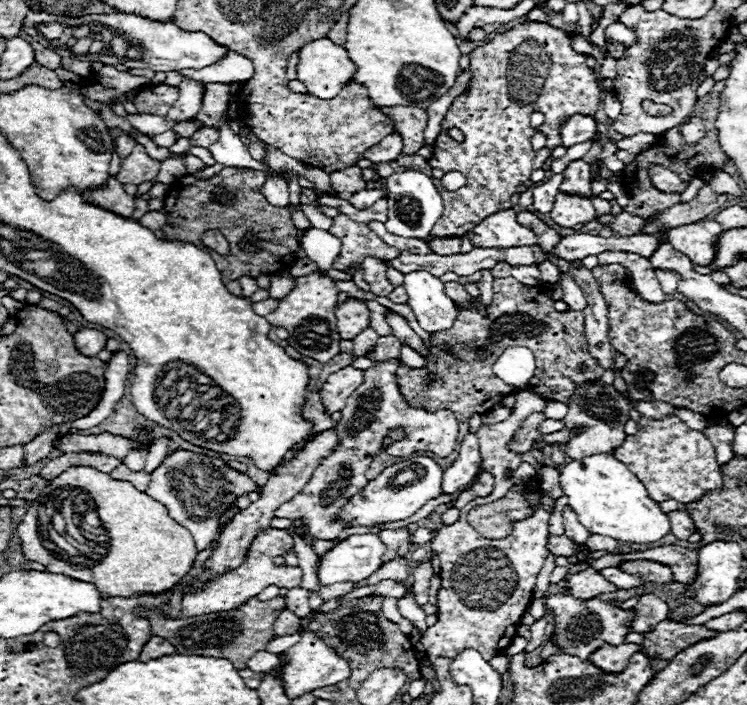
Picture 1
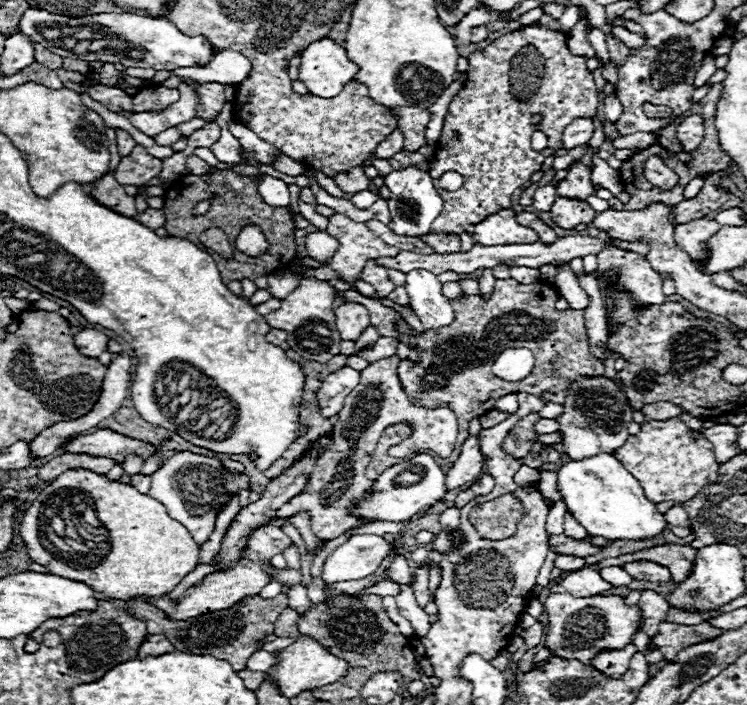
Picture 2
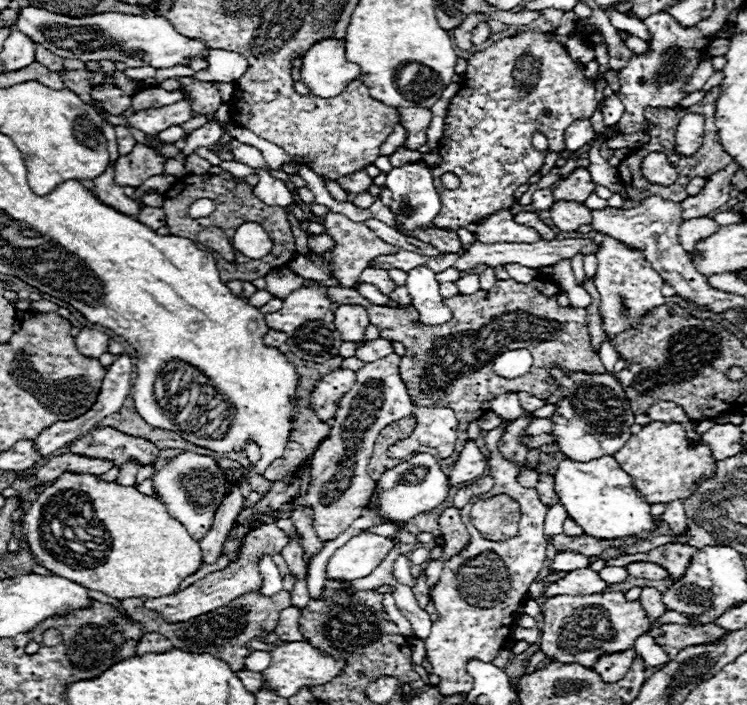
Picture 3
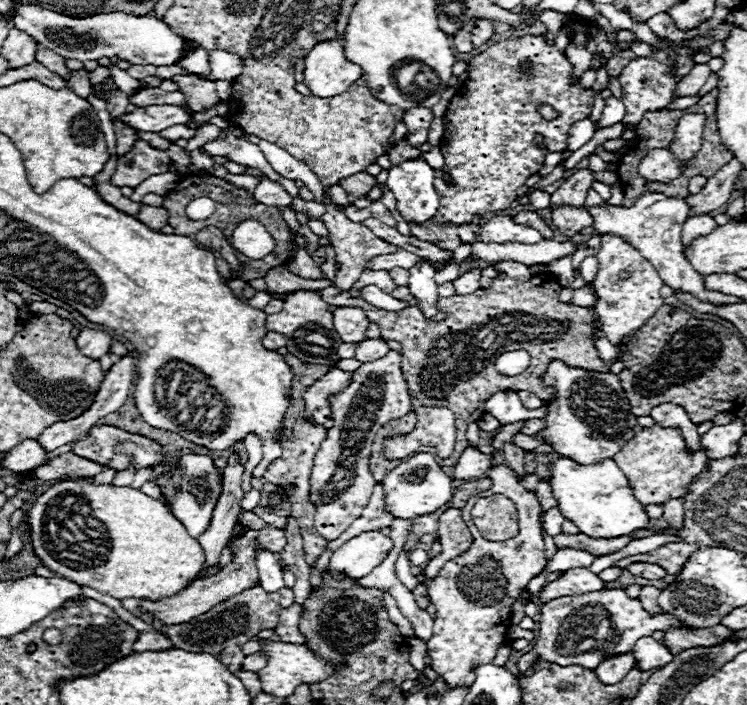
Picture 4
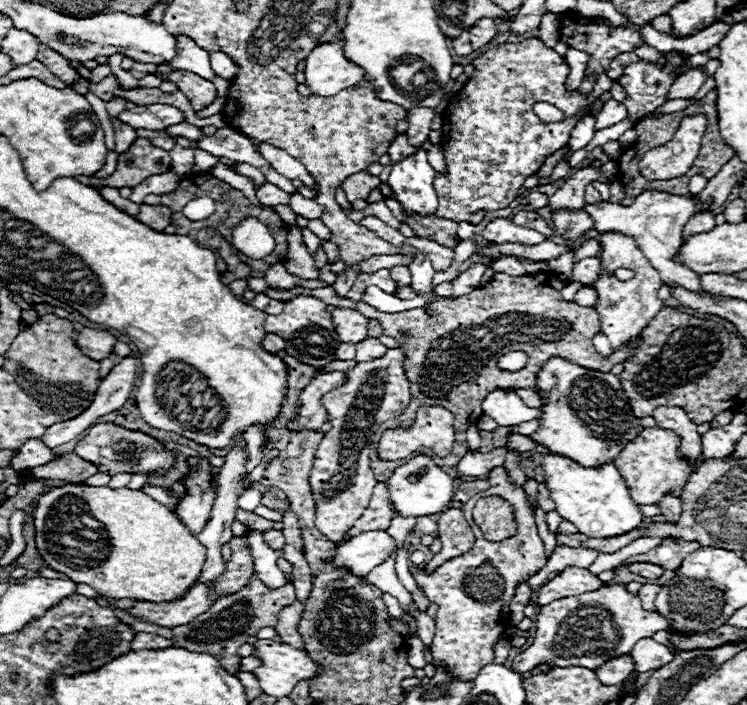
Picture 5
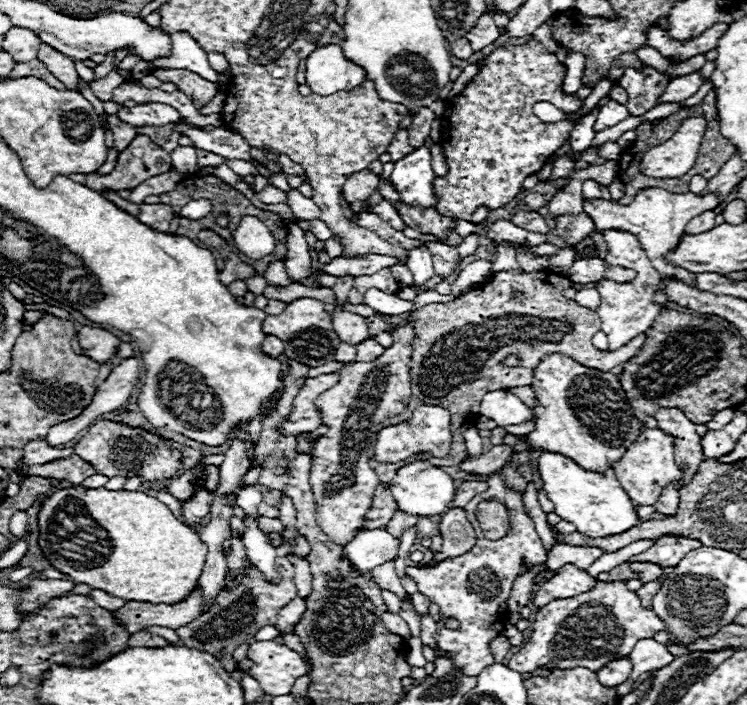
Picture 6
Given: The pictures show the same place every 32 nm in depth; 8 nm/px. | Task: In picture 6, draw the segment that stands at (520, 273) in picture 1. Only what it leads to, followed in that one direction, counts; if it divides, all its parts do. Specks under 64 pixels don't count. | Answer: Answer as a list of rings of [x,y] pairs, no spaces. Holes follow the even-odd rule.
[[[502,242],[498,246],[498,254],[496,254],[496,260],[492,262],[492,270],[498,272],[498,270],[522,270],[518,264],[516,264],[516,258],[514,258],[514,250],[508,246],[510,242]]]

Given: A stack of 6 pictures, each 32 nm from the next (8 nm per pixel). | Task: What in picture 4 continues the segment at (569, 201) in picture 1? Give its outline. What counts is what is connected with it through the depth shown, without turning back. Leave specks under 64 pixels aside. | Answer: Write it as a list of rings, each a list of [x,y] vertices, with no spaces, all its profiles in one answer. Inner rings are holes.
[[[558,206],[552,210],[552,222],[560,234],[572,238],[572,236],[580,234],[582,228],[592,226],[592,216],[588,214],[588,210],[584,206],[582,208]]]

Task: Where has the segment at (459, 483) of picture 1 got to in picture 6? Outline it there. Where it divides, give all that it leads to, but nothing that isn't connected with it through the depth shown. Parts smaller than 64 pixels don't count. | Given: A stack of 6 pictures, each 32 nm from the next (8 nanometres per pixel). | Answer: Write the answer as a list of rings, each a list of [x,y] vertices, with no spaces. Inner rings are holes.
[[[500,444],[500,446],[494,446],[490,452],[478,456],[474,460],[464,460],[460,464],[460,468],[464,472],[470,472],[470,474],[484,474],[484,476],[488,476],[488,474],[500,470],[508,462],[508,458],[512,454],[514,454],[514,448],[512,446]]]

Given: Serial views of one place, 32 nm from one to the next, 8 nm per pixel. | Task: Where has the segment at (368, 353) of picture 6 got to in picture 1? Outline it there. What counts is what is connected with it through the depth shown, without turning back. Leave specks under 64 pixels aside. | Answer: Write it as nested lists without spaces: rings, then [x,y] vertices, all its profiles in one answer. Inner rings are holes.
[[[384,336],[376,342],[376,348],[366,354],[368,360],[390,360],[400,358],[400,340],[396,336]]]

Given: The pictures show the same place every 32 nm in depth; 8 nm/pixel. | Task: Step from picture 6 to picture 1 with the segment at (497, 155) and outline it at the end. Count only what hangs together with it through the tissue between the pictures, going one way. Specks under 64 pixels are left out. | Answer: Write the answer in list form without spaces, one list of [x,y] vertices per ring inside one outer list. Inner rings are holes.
[[[532,22],[518,24],[506,34],[496,34],[494,40],[470,54],[472,84],[468,92],[452,102],[442,132],[434,142],[434,154],[428,160],[432,174],[456,170],[466,176],[466,184],[454,192],[436,184],[444,200],[444,212],[432,228],[432,236],[462,236],[472,230],[472,226],[466,224],[480,224],[486,216],[512,208],[510,196],[516,188],[530,180],[532,170],[542,168],[552,148],[560,146],[560,124],[564,124],[572,112],[596,114],[600,106],[600,86],[594,70],[586,66],[586,56],[576,54],[570,40],[572,36],[562,28]],[[532,112],[542,112],[546,122],[532,128]],[[450,128],[458,128],[464,134],[464,142],[452,142],[448,136]],[[534,132],[544,132],[550,148],[534,152],[530,146]]]

